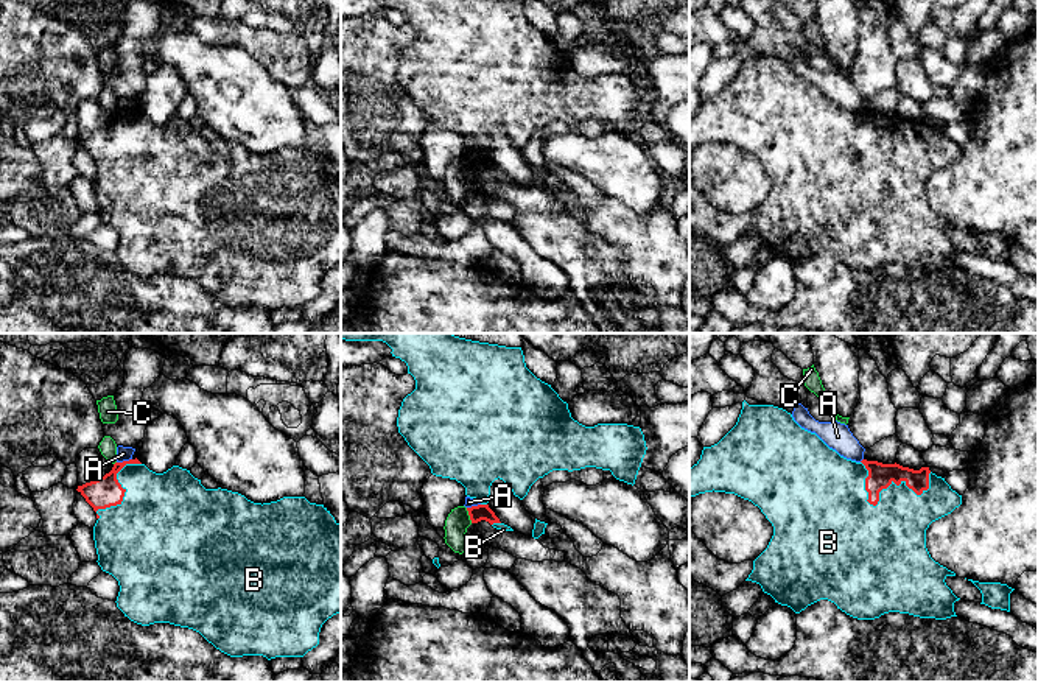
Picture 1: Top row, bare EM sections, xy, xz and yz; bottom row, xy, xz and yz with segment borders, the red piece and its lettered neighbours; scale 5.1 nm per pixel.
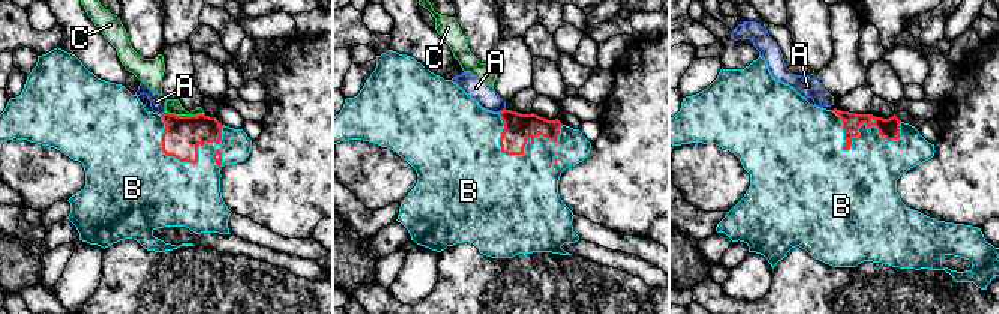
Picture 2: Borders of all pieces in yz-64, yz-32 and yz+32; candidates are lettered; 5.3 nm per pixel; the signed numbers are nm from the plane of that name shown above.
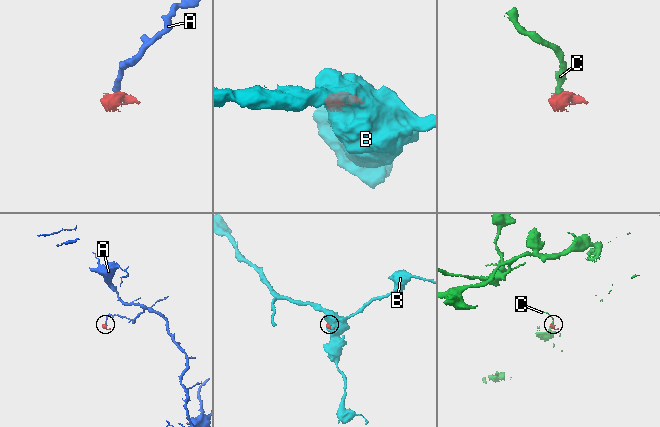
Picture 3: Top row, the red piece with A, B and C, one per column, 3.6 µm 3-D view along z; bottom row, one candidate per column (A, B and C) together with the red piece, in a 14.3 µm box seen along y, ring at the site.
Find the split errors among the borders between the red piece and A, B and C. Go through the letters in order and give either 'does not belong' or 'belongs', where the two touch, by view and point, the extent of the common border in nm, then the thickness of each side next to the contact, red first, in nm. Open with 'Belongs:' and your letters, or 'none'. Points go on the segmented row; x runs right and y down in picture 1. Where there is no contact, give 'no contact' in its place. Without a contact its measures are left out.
Belongs: B
A: does not belong | xy (123, 461) | 80 nm | 160/80 nm
B: belongs | yz (900, 483) | 380 nm | 130/320 nm
C: does not belong | xz (469, 514) | 90 nm | 80/120 nm

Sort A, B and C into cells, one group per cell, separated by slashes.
A / B / C

